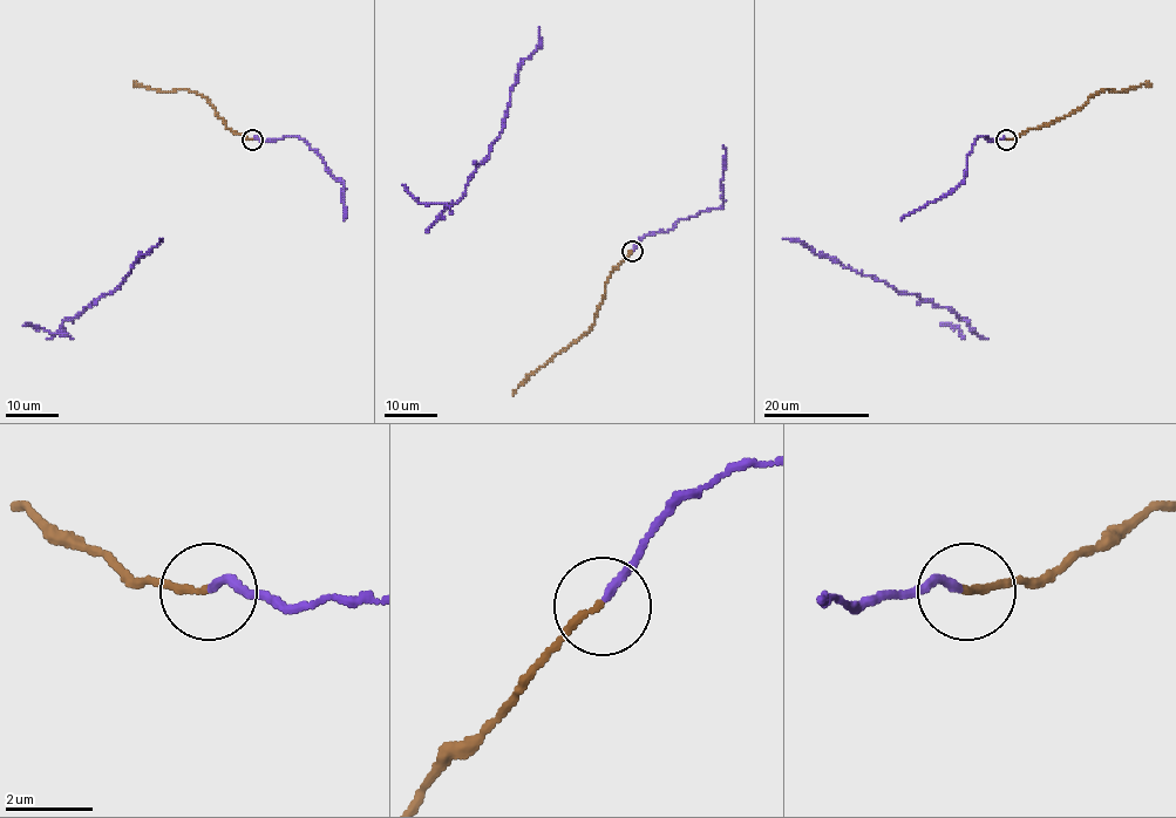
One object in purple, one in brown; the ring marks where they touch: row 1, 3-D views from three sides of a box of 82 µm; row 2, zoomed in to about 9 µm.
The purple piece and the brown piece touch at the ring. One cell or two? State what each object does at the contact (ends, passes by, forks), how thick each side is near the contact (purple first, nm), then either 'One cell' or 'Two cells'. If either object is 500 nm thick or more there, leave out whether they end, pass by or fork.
At the ring purple ends. At the ring brown ends. Thickness 180 nm (purple) against 170 nm. One cell

